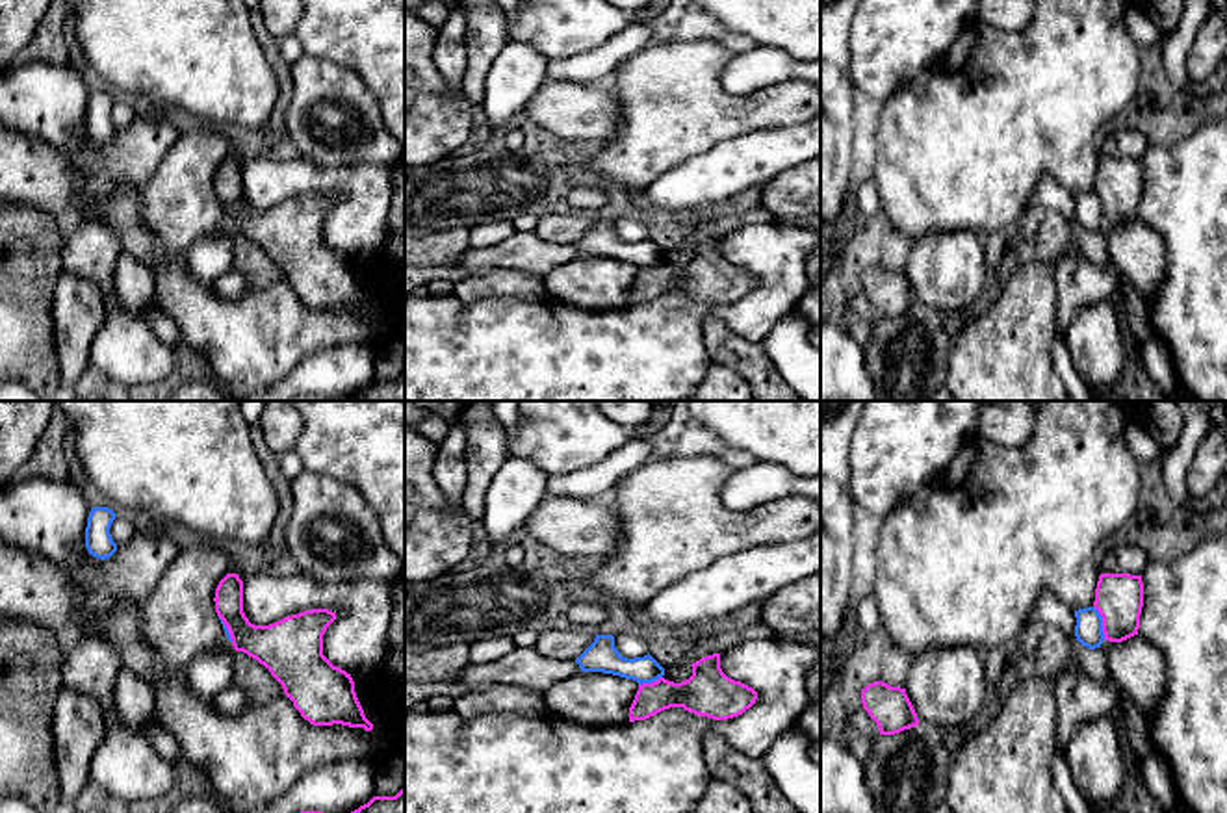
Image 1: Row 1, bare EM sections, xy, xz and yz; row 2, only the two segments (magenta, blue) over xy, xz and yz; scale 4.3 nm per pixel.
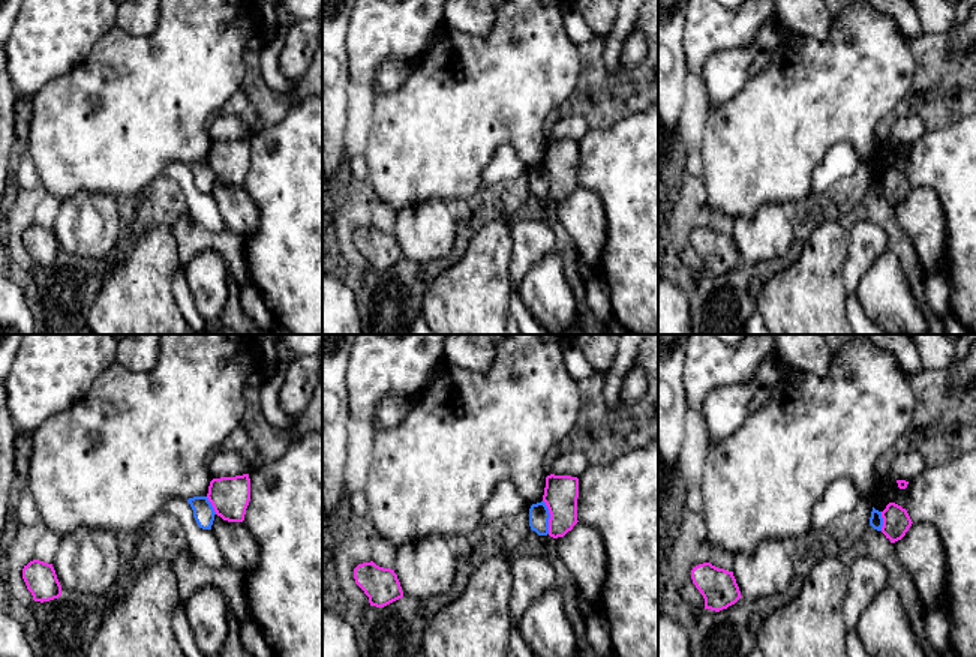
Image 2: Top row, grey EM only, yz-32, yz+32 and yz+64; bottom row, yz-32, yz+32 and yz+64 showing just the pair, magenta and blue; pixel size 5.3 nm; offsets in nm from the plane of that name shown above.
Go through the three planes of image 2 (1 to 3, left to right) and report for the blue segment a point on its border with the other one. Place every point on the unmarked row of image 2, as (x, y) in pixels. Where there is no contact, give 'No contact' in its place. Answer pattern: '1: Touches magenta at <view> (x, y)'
1: Touches magenta at yz-32 (212, 168)
2: Touches magenta at yz+32 (550, 180)
3: Touches magenta at yz+64 (883, 185)

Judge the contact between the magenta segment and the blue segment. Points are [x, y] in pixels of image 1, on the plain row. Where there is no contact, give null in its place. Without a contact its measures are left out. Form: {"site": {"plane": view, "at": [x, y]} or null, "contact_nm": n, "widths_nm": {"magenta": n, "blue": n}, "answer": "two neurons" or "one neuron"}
{"site": {"plane": "yz", "at": [1103, 206]}, "contact_nm": 160, "widths_nm": {"magenta": 200, "blue": 120}, "answer": "two neurons"}

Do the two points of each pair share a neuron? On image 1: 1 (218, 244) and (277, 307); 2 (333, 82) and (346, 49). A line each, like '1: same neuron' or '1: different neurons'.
1: different neurons
2: different neurons

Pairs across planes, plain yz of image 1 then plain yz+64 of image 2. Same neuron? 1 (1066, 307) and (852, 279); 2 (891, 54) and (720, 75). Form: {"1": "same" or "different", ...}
{"1": "same", "2": "different"}

